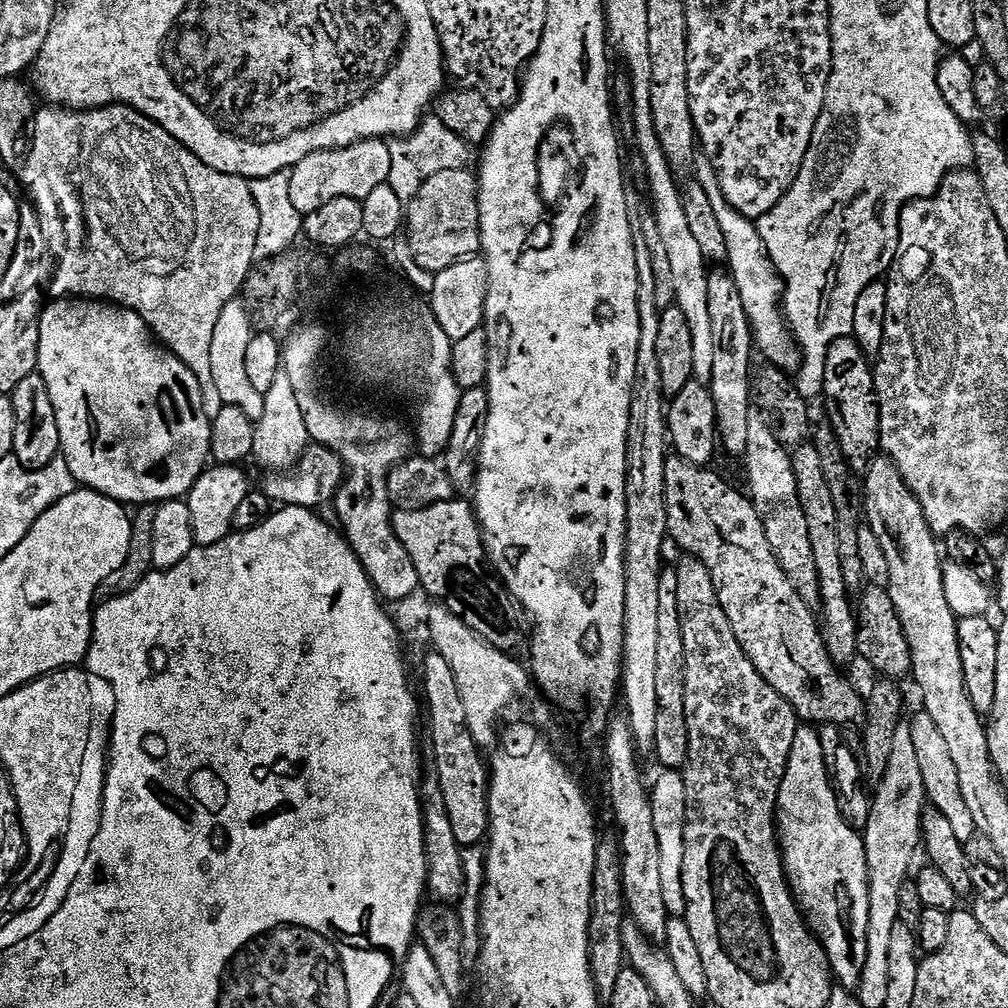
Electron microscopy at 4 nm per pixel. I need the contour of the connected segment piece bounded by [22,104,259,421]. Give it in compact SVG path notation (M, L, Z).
M111 104L105 108L87 110L69 110L59 106L41 107L36 114L32 149L28 160L22 166L23 172L24 180L28 183L28 192L32 195L30 203L42 222L42 234L46 234L48 251L54 261L50 279L46 284L46 288L53 292L51 295L56 298L102 300L137 312L152 329L157 341L168 351L173 352L194 374L194 378L198 378L204 395L202 406L206 406L206 418L210 421L218 418L218 410L222 410L225 404L218 394L210 366L210 346L214 343L214 330L218 326L222 310L226 310L228 303L241 295L246 278L257 263L255 246L258 239L259 212L251 194L249 181L243 176L222 174L206 166L206 162L199 160L186 145L175 140L163 126L155 124L149 116L144 116L138 110L128 108L124 104Z

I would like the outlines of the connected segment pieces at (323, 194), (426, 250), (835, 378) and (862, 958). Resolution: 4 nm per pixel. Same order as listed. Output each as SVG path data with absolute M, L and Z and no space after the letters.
M383 139L360 140L345 148L331 148L302 158L291 169L290 199L296 210L303 214L326 206L333 198L354 198L362 200L378 186L388 183L392 169L392 150Z
M468 168L442 170L442 174L426 178L426 182L422 182L422 190L418 190L418 194L414 194L414 198L407 201L406 239L422 270L430 270L435 274L454 266L459 260L475 257L480 252L480 189L477 177L470 173Z
M851 336L838 338L828 347L823 400L828 407L827 423L832 425L834 434L842 446L842 454L853 469L867 469L873 457L881 451L880 401L876 398L873 365Z
M797 727L794 746L790 750L788 769L782 778L778 801L778 843L784 862L788 887L796 897L797 905L813 933L823 944L832 975L839 987L852 990L860 983L860 974L866 966L866 942L870 922L870 894L868 893L868 863L864 837L842 818L832 787L830 769L824 758L820 733L815 727Z

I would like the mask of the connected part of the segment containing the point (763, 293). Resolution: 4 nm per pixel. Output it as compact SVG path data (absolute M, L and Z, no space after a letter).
M702 154L696 157L694 175L695 183L706 190L706 198L710 198L710 206L714 206L714 215L718 218L718 227L726 238L726 267L734 278L734 286L738 286L738 294L742 294L742 306L746 306L755 351L760 351L771 367L783 368L789 374L795 373L802 363L802 353L782 315L784 281L780 279L779 270L768 257L766 242L762 242L759 227L738 214L738 210L734 210L730 202L726 202L722 186L714 174L714 166L710 166L710 162Z

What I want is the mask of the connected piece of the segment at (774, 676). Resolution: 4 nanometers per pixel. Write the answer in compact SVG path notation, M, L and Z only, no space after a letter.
M675 454L669 455L665 472L668 540L676 543L691 559L700 560L702 566L710 570L716 597L730 622L730 630L734 630L738 646L742 646L744 657L779 696L790 702L801 721L812 726L835 726L841 730L863 729L867 716L865 697L859 696L852 689L850 681L840 677L841 671L824 644L817 613L815 616L808 609L811 608L809 601L802 599L782 566L778 566L778 558L774 558L774 550L770 550L770 542L766 539L766 530L762 530L762 518L758 518L758 510L741 489L740 493L734 485L727 484L712 470L708 466L686 462Z

